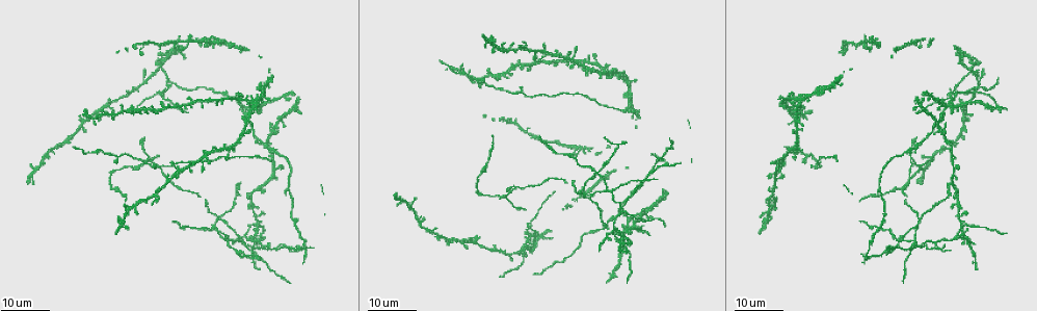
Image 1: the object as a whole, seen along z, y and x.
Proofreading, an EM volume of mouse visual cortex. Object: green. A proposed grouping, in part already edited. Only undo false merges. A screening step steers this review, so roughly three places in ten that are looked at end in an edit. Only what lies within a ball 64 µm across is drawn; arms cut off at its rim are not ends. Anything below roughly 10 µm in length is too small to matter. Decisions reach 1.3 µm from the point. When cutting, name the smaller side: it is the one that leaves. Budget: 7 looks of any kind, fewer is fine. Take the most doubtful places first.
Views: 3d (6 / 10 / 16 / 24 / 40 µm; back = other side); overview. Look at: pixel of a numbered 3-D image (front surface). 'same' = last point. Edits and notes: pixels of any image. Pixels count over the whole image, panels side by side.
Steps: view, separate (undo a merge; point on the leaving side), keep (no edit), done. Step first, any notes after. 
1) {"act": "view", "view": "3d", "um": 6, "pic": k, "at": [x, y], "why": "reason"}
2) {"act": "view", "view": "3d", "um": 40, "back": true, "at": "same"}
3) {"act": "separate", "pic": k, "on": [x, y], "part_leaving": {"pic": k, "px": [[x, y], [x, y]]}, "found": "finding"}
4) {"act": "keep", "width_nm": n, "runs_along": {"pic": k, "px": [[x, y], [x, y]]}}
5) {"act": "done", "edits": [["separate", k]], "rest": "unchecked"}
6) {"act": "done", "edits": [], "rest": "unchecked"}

{"act": "view", "view": "3d", "um": 24, "pic": 1, "at": [163, 91], "why": "calibre changes"}

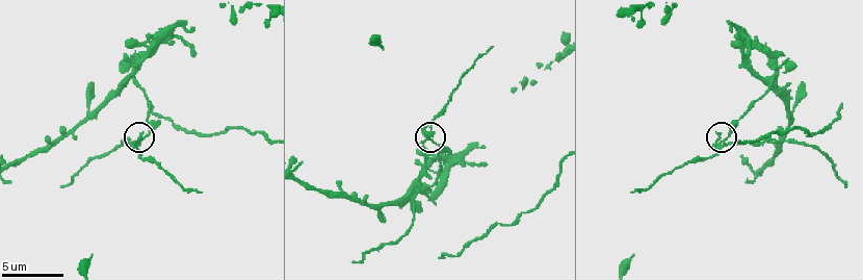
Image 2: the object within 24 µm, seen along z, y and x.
{"act": "view", "view": "3d", "um": 10, "pic": 2, "at": [724, 139]}

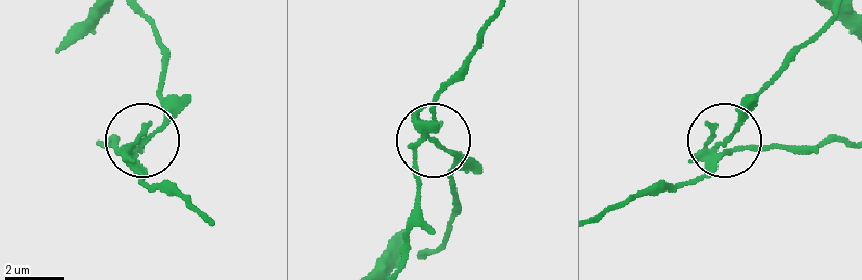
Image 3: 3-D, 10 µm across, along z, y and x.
{"act": "separate", "pic": 3, "on": [142, 183], "arms": 3, "part_leaving": {"pic": 3, "px": [[725, 155], [849, 141]]}, "found": "two neurons meet here"}

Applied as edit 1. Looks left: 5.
{"act": "view", "view": "overview"}

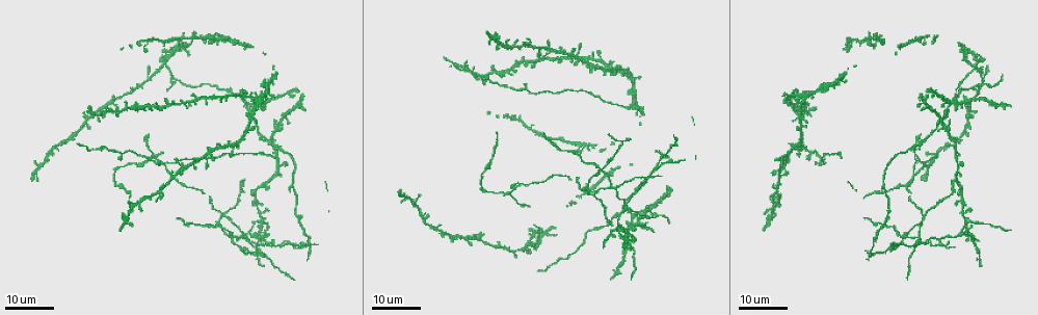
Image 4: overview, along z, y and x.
{"act": "view", "view": "3d", "um": 24, "pic": 4, "at": [917, 156], "why": "three arms meet"}

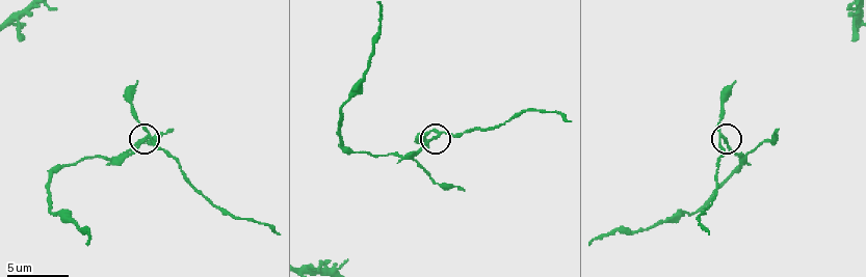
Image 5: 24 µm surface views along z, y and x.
{"act": "view", "view": "3d", "um": 10, "pic": 5, "at": [723, 135], "why": "zoom in"}

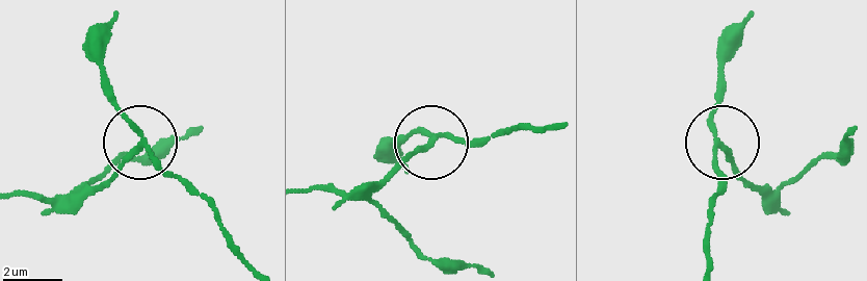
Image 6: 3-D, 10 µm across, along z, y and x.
{"act": "view", "view": "3d", "um": 10, "back": true, "pic": 6, "at": [721, 150]}

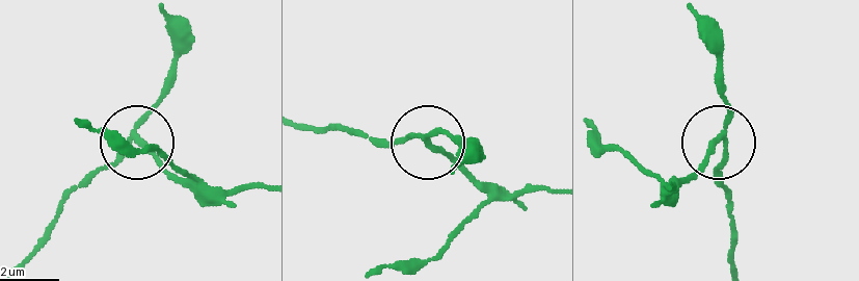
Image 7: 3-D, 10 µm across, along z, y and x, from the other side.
{"act": "separate", "pic": 7, "on": [161, 168], "part_leaving": {"pic": 7, "px": [[135, 139], [185, 180], [222, 193], [260, 187]]}, "found": "a second neuron is stuck on"}

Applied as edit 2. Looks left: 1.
{"act": "done", "edits": [["separate", 3], ["separate", 7]], "rest": "unchecked"}

